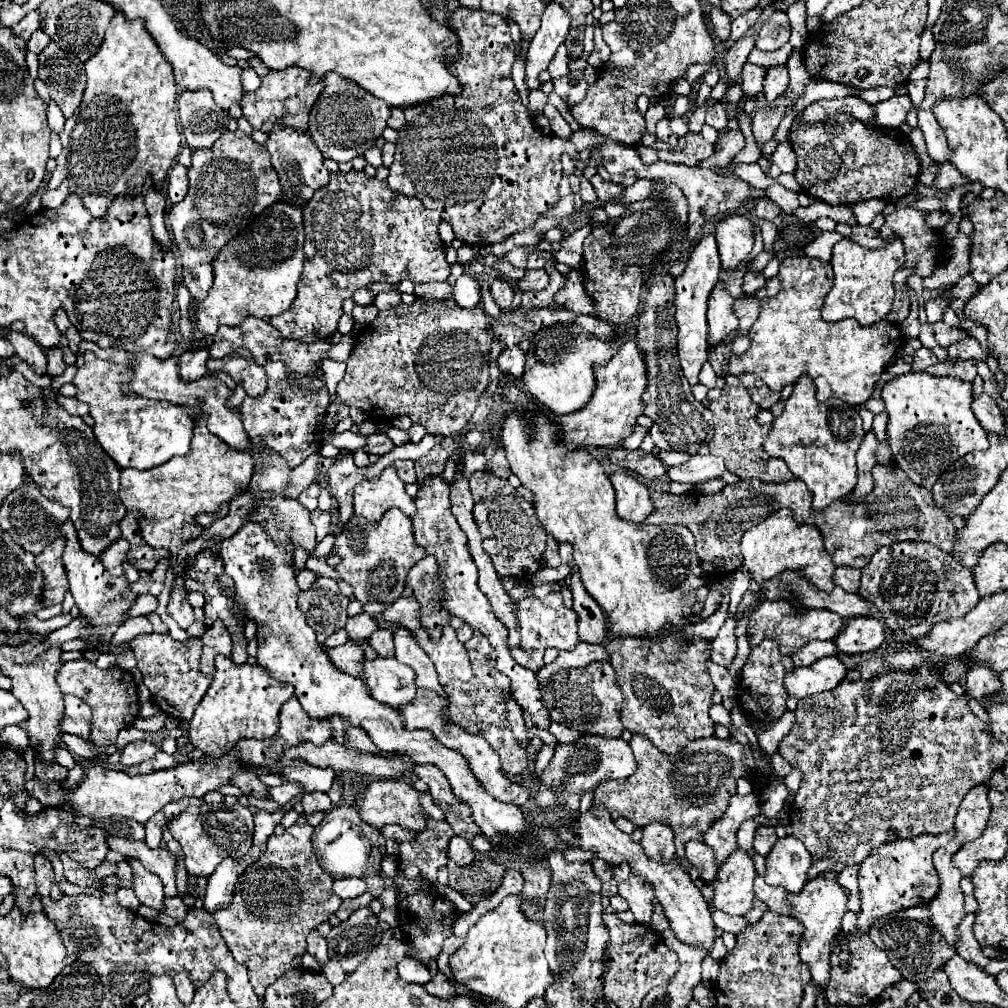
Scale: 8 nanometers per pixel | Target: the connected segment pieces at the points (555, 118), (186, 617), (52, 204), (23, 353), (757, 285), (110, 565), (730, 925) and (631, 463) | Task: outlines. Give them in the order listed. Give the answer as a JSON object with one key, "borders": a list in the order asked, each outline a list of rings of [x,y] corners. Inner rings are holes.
{"borders":[[[[551,104],[545,106],[543,114],[547,116],[547,120],[549,120],[549,124],[551,124],[551,130],[553,130],[553,134],[555,134],[557,138],[561,138],[561,140],[569,140],[569,138],[571,138],[571,128],[569,128],[569,124],[563,120],[563,116],[561,116]]],[[[183,574],[177,578],[177,586],[173,588],[173,592],[171,592],[171,600],[169,600],[169,606],[167,606],[167,612],[169,612],[169,616],[181,626],[181,628],[189,628],[191,626],[191,622],[195,620],[195,616],[193,616],[193,608],[187,604],[187,600],[185,600],[185,592],[179,588],[179,584],[183,584]]],[[[61,184],[59,190],[47,190],[41,198],[41,204],[43,208],[59,208],[67,196],[69,196],[69,188],[67,184]]],[[[7,332],[7,340],[15,346],[15,354],[25,360],[27,364],[33,366],[33,370],[37,374],[47,374],[47,358],[45,358],[45,352],[43,348],[27,334],[21,334],[21,332]]],[[[749,270],[743,278],[743,290],[745,294],[755,294],[757,290],[761,290],[765,286],[765,276],[763,272],[755,272],[755,270]]],[[[119,538],[117,544],[111,544],[111,548],[103,552],[101,562],[113,576],[123,576],[125,574],[123,564],[127,562],[127,552],[129,552],[129,544],[123,538]]],[[[711,908],[711,912],[713,912],[713,920],[717,922],[717,928],[731,932],[731,934],[739,934],[741,930],[745,930],[751,924],[743,916],[727,916],[725,912],[715,912],[713,908]]],[[[615,448],[611,454],[609,454],[609,460],[613,464],[617,464],[619,468],[623,470],[629,470],[629,472],[635,472],[643,478],[649,478],[649,480],[657,480],[665,474],[665,466],[661,464],[661,460],[651,454],[651,452],[643,452],[641,448],[639,450],[625,450],[625,448]]]]}

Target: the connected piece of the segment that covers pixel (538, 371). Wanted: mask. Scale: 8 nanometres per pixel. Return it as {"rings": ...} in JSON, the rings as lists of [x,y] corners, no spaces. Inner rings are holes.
{"rings":[[[557,324],[533,336],[521,380],[533,400],[549,412],[569,414],[583,408],[583,404],[593,396],[593,366],[606,366],[619,348],[621,344],[603,344],[601,340],[591,340],[591,336],[583,336],[583,328],[577,324]]]}

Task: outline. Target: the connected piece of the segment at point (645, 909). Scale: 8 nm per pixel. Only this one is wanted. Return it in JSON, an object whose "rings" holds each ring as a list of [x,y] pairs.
{"rings":[[[631,874],[627,880],[619,882],[619,896],[623,896],[629,902],[629,908],[635,914],[635,922],[639,924],[651,922],[655,898],[655,890],[651,890],[651,884]]]}

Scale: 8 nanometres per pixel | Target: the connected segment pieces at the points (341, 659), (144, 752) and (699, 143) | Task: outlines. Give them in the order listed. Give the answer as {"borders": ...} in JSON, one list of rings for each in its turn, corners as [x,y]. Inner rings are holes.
{"borders":[[[[349,640],[347,644],[337,646],[337,648],[325,648],[325,652],[327,652],[331,664],[337,670],[341,670],[349,676],[359,676],[361,674],[361,670],[363,670],[363,662],[361,662],[363,660],[363,648],[357,646],[355,642]]],[[[137,740],[137,742],[131,742],[123,748],[121,752],[121,764],[123,766],[137,766],[145,760],[151,760],[155,756],[159,748],[147,740]]],[[[693,132],[685,134],[685,148],[679,150],[677,154],[657,150],[657,154],[663,162],[677,162],[677,164],[685,164],[685,166],[697,166],[699,160],[709,158],[713,152],[715,152],[715,146],[709,144],[701,134],[693,134]]]]}

